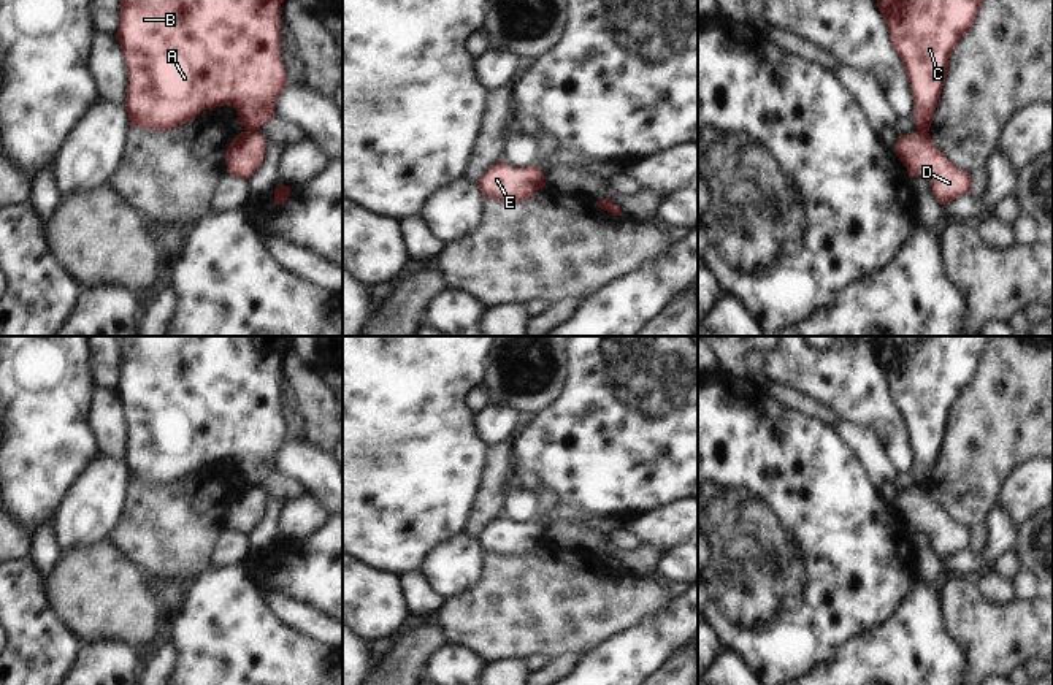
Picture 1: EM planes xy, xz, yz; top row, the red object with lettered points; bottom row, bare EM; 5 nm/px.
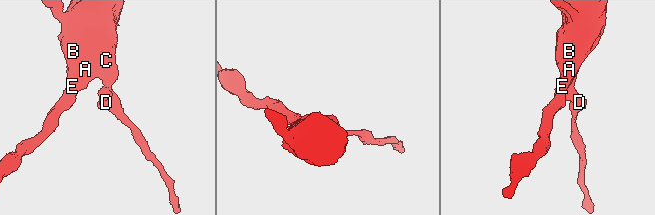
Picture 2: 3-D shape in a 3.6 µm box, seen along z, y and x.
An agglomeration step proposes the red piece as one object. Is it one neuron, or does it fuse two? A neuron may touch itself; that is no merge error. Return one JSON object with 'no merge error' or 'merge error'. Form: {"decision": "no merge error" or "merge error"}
{"decision": "merge error"}

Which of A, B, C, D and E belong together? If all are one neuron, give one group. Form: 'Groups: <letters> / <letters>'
Groups: A B C E / D

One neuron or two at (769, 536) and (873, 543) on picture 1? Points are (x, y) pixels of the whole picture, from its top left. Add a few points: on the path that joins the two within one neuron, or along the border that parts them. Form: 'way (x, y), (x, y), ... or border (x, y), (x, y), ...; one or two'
way (795, 531), (807, 543), (847, 543); one

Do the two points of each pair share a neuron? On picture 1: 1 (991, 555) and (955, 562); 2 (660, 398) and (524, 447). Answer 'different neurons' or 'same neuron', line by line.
1: same neuron
2: same neuron

